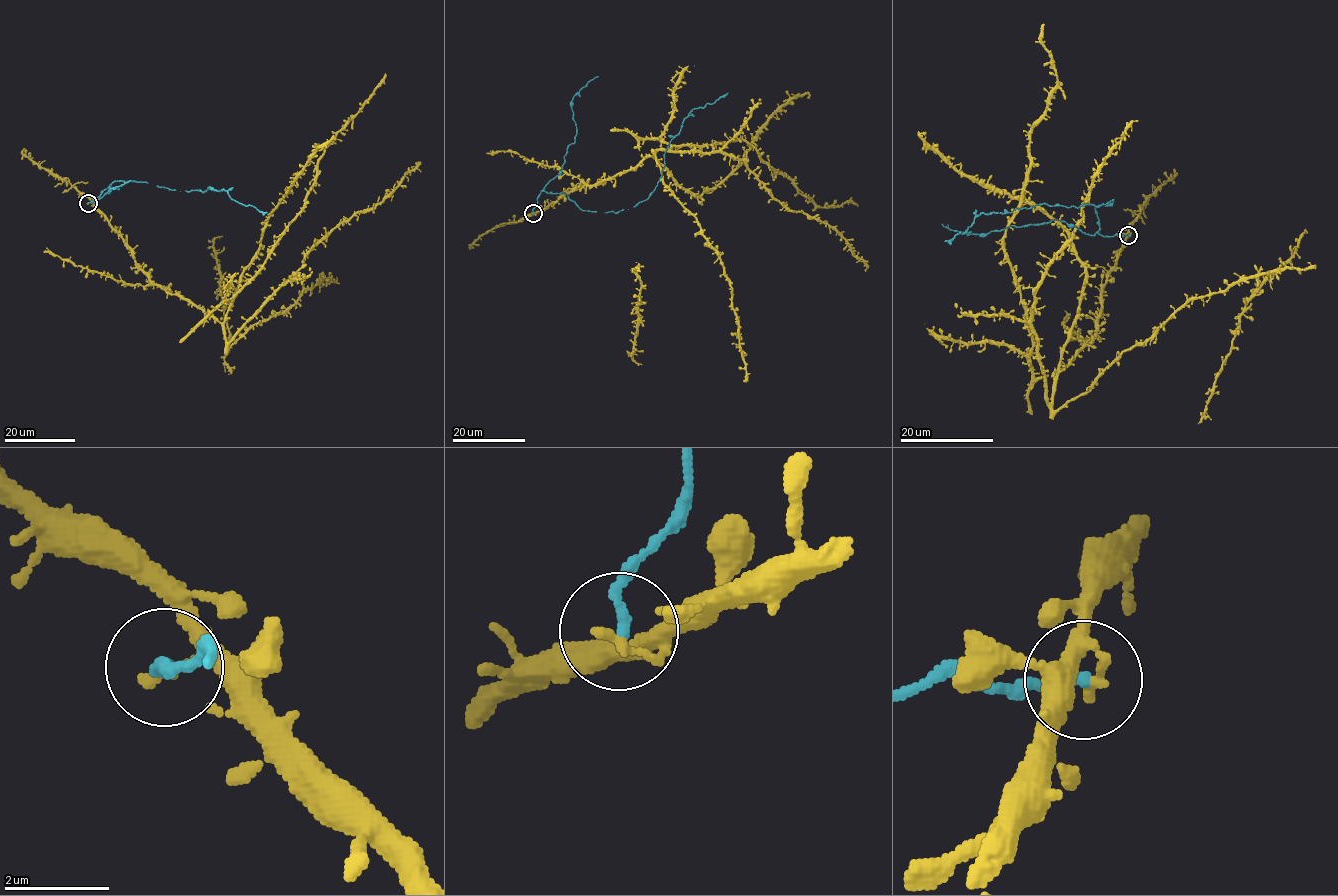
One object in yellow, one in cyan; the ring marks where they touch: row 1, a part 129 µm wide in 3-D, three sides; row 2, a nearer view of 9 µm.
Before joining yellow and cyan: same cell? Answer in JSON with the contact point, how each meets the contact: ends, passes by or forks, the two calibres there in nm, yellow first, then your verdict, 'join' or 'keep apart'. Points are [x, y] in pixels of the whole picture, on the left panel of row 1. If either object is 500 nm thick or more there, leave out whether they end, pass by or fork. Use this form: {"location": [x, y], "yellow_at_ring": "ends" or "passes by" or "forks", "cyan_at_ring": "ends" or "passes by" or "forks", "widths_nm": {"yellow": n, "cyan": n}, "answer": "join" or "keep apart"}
{"location": [88, 203], "yellow_at_ring": "ends", "cyan_at_ring": "ends", "widths_nm": {"yellow": 180, "cyan": 200}, "answer": "keep apart"}

